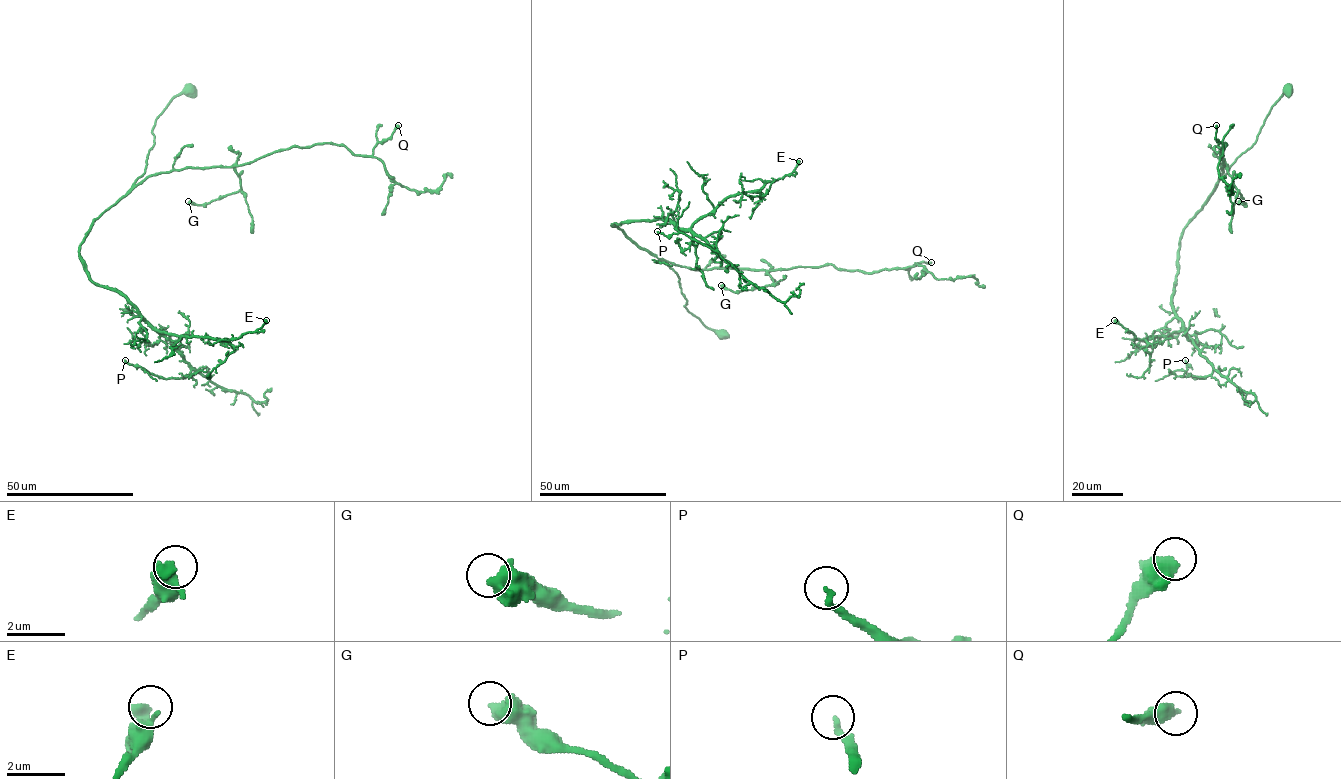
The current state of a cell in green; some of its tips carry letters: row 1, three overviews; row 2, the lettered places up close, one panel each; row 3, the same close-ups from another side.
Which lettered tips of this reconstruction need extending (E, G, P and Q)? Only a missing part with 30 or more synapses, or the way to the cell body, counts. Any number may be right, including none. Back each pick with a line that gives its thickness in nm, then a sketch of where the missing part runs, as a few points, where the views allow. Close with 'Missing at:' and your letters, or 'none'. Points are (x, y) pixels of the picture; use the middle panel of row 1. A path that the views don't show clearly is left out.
Missing at: none

